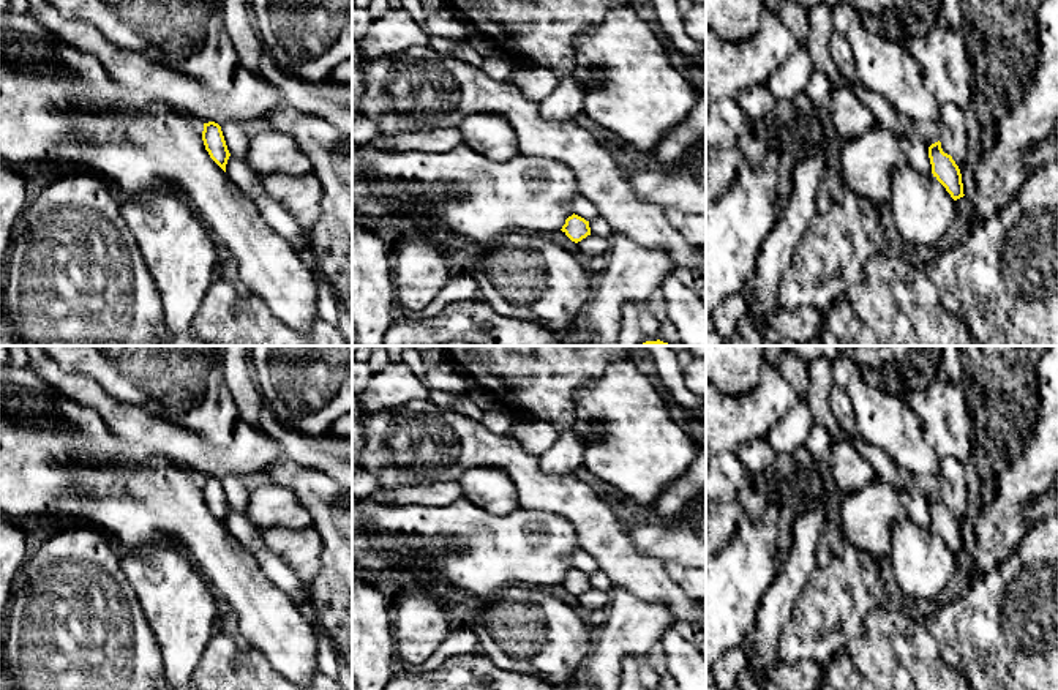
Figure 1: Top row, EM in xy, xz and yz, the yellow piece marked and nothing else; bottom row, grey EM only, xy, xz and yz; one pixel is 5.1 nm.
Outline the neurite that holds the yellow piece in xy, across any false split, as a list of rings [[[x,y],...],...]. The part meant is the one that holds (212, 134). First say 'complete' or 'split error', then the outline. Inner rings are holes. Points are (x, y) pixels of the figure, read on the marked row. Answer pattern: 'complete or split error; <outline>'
complete; [[[215,122],[204,123],[202,141],[210,158],[226,172],[231,156],[221,126]]]

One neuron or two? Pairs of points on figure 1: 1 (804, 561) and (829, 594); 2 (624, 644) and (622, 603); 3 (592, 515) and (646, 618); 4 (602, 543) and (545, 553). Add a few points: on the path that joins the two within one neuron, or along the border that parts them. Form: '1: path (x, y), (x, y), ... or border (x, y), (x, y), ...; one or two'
1: border (821, 534), (817, 543), (817, 562), (795, 603); two
2: path (624, 635), (624, 613); one
3: border (615, 584), (640, 597), (656, 599), (668, 610); two
4: border (559, 515), (574, 528), (580, 547); two

